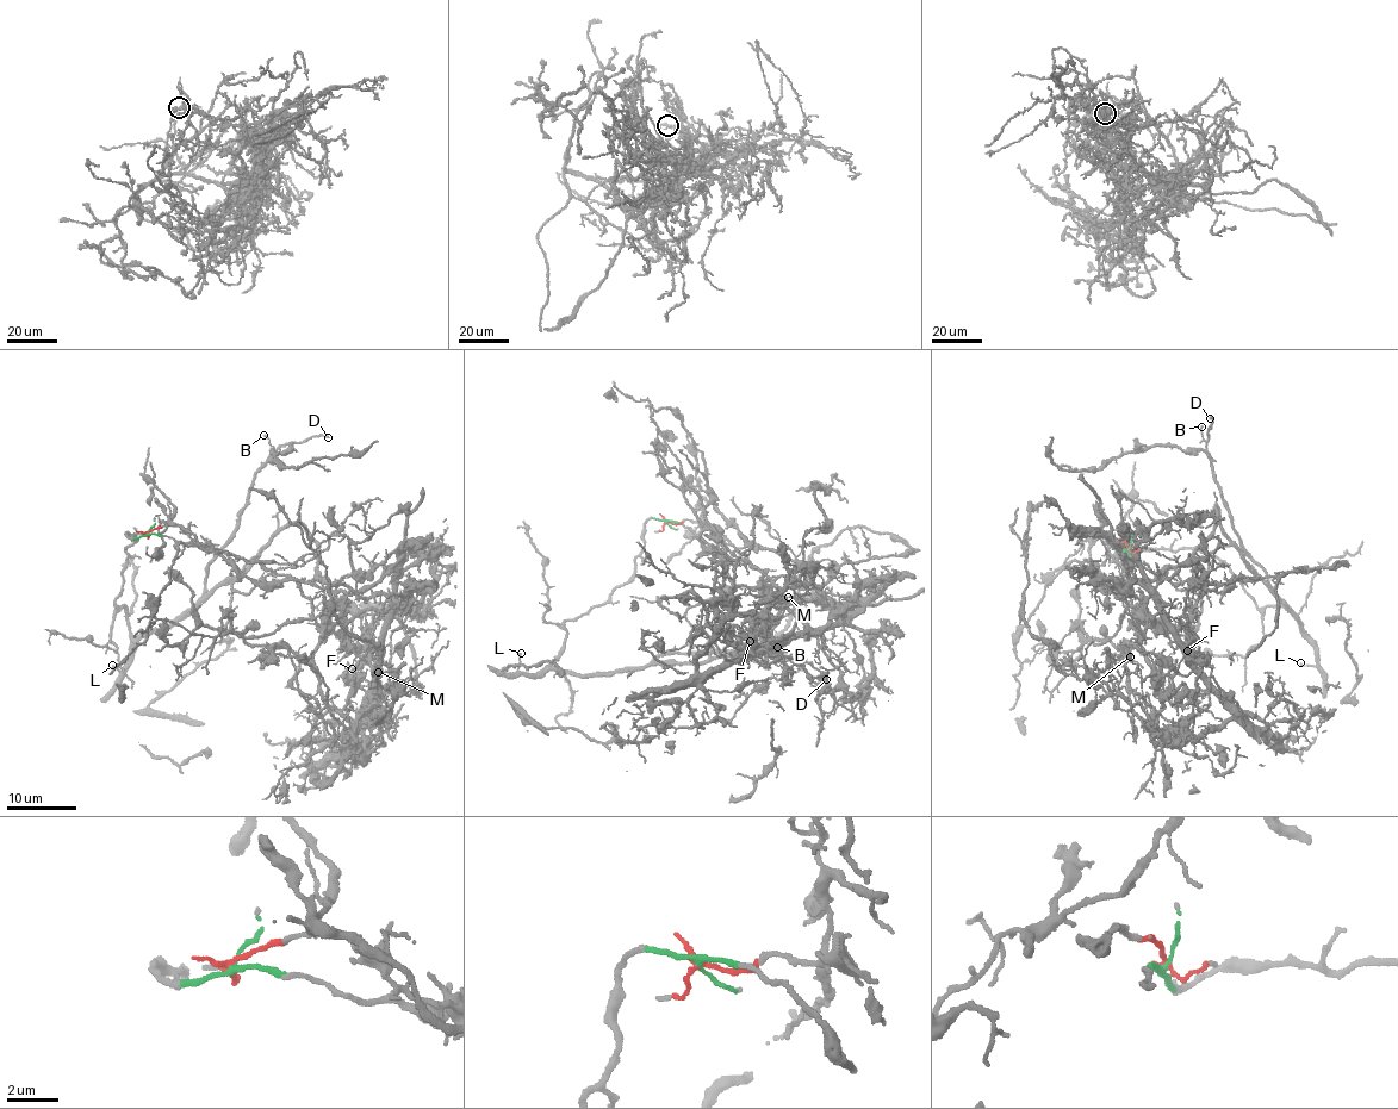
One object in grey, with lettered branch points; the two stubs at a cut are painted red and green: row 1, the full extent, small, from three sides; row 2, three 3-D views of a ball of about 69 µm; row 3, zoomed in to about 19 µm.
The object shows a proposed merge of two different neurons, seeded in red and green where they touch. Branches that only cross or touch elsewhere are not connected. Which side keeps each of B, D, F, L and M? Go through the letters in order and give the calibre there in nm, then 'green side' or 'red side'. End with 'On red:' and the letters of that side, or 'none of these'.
B: 150 nm | green side
D: 220 nm | green side
F: 200 nm | red side
L: 160 nm | green side
M: 130 nm | red side
On red: F, M

